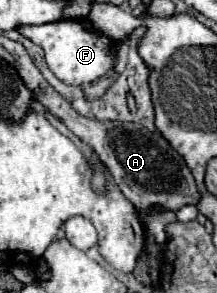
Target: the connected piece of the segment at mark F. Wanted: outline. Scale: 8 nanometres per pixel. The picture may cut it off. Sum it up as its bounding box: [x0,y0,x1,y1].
[16,19,120,85]

